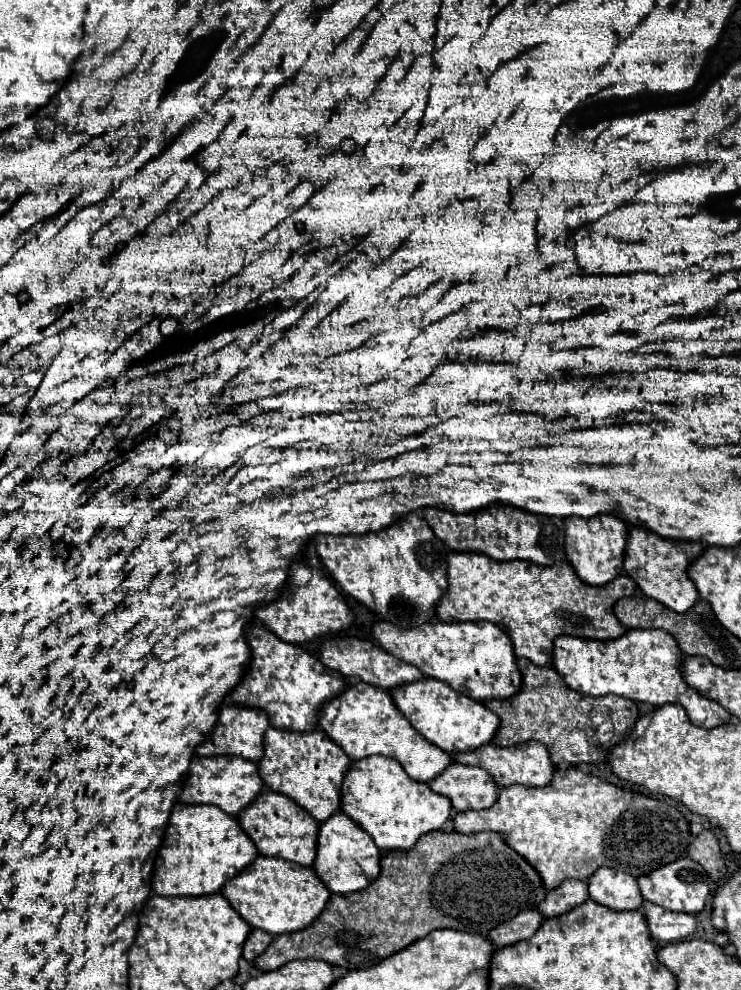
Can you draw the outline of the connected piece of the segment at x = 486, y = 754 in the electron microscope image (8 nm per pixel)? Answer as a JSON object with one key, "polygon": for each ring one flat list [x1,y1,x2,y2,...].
{"polygon":[[524,742,520,746,508,746,500,748,496,744,484,744,476,748,476,752,456,752,452,754,454,762,466,764,466,766,480,766,484,768,498,786,512,786,512,784,524,784,524,786,546,786,552,780,554,766,548,758,548,750,540,746,540,742]]}

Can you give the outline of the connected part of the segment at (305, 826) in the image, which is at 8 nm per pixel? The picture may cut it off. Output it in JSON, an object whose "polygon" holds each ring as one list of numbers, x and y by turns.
{"polygon":[[262,788,256,800,238,814,238,822,248,838,252,838,262,856,276,856,302,866,312,866,316,858,318,822,304,808,296,806,294,800,284,798,284,794]]}

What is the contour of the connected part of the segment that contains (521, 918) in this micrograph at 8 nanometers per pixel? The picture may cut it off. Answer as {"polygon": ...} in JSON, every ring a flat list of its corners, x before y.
{"polygon":[[526,910,524,914,516,914,516,918,510,918,508,922,502,922,500,926,492,928,486,934,486,940,492,942,496,948,510,946,520,940,528,940,532,938,532,934,536,934,542,920,544,918,538,910]]}

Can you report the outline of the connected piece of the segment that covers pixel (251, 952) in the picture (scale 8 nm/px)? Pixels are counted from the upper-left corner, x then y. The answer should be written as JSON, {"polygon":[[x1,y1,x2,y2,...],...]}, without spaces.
{"polygon":[[252,928,246,942,244,942,244,950,242,950,242,956,252,962,260,952,264,952,268,948,268,944,272,942,272,936,260,928]]}

